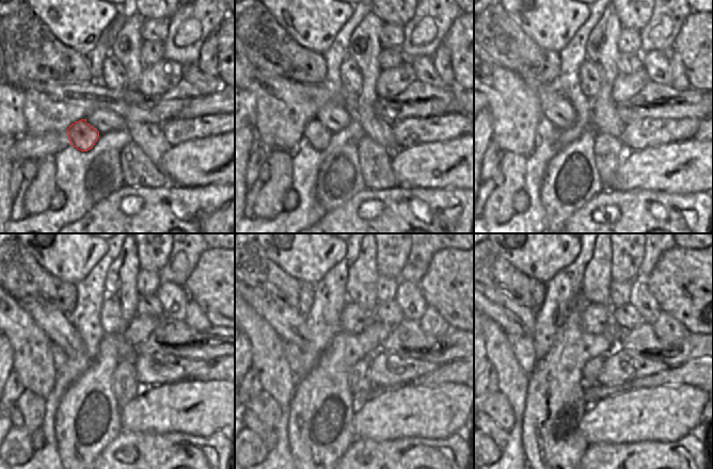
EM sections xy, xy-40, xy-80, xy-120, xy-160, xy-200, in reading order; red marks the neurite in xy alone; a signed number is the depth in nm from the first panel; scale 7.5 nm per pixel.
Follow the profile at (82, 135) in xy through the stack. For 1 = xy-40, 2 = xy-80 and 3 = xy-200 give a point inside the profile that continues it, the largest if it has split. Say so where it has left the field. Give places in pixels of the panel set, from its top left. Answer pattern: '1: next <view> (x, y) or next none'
1: next xy-40 (315, 132)
2: next xy-80 (545, 129)
3: next xy-200 (523, 348)

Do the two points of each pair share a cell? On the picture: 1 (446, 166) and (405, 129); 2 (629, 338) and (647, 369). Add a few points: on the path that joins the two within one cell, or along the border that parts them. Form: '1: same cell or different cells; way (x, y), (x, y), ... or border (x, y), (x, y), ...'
1: different cells; border (445, 140), (421, 143), (400, 149)
2: different cells; border (617, 345), (661, 362)

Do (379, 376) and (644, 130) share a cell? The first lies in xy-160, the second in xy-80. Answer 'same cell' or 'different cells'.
same cell

